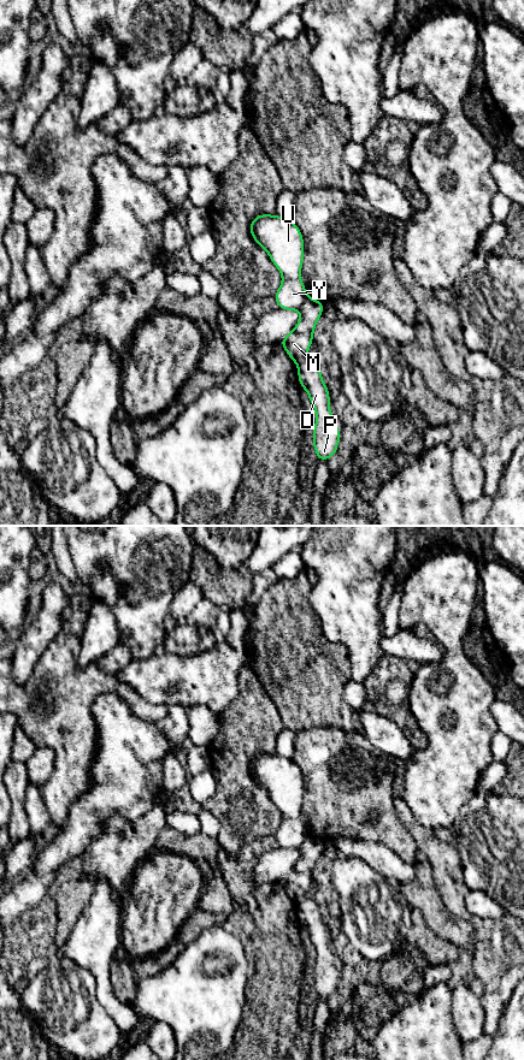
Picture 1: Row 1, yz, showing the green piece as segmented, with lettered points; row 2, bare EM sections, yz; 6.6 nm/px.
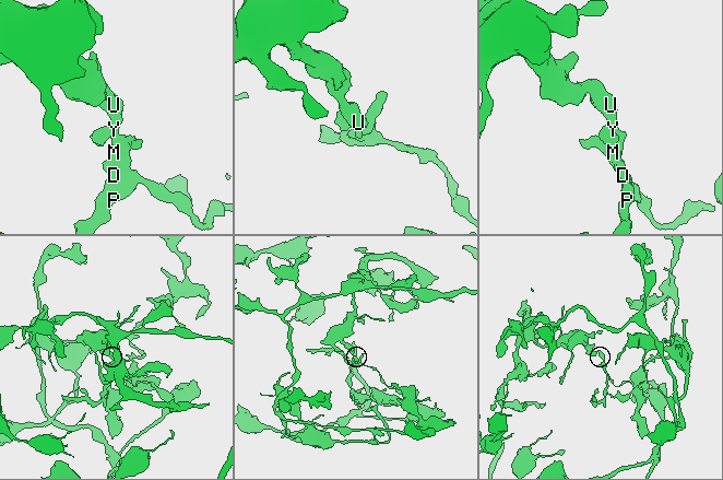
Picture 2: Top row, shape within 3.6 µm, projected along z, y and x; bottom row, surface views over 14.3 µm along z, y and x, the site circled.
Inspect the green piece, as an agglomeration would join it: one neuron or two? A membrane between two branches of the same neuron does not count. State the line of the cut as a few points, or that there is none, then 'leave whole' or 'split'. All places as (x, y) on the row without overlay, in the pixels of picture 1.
cut in yz along (307, 835), (298, 848); split

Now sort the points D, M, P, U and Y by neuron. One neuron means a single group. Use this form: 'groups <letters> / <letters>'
groups D P U Y / M

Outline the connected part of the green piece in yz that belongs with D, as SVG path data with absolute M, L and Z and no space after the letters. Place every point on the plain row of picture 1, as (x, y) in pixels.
M305 898L298 904L298 916L301 928L308 932L308 940L316 949L316 964L312 970L313 988L317 999L326 1000L337 993L341 970L337 967L330 949L328 924L320 913L320 906L313 898Z

